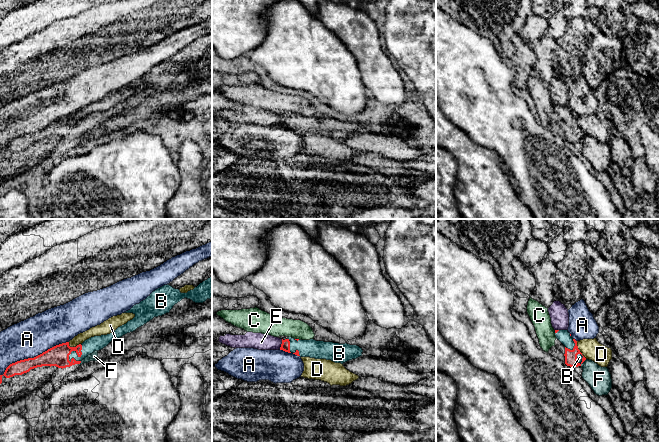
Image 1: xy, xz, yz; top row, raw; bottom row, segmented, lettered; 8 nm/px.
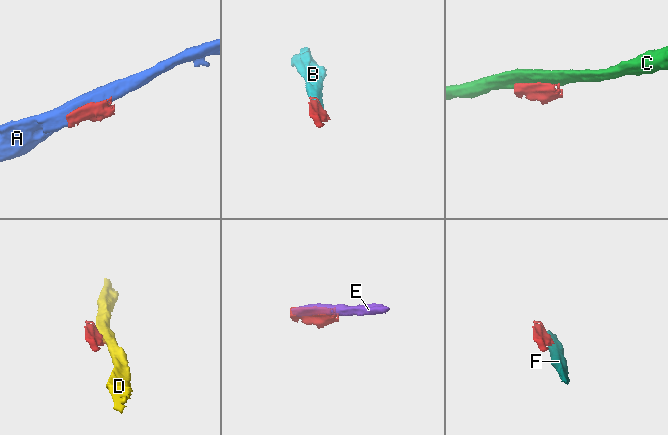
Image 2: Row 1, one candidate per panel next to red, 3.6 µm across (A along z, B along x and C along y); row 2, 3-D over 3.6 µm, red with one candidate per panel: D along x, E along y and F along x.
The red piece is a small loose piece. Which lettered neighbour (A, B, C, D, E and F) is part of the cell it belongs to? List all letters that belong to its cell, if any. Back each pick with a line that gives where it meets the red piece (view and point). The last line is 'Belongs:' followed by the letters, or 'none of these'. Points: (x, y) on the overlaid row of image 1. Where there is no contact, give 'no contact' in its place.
B: contact xy (76, 352)
Belongs: B

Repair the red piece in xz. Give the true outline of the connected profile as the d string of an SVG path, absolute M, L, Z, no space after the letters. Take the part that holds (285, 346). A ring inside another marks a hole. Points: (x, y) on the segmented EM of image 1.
M292 337L282 339L280 350L300 357L326 359L341 364L362 356L363 352L362 348L357 345L316 341L314 339L299 340Z

